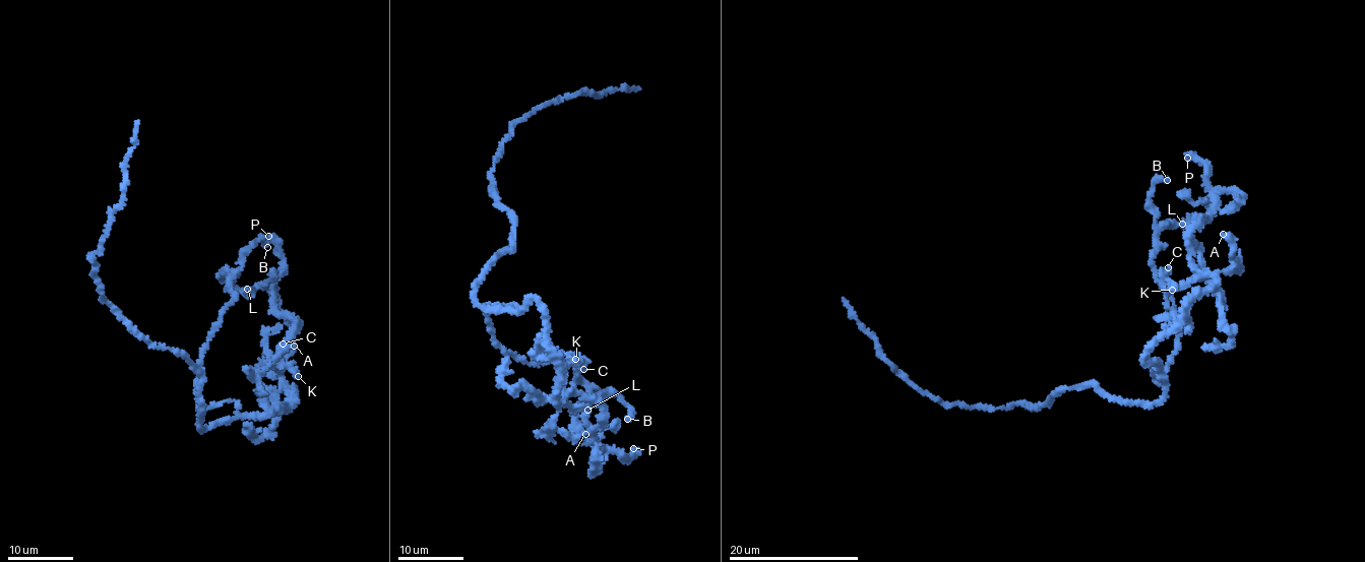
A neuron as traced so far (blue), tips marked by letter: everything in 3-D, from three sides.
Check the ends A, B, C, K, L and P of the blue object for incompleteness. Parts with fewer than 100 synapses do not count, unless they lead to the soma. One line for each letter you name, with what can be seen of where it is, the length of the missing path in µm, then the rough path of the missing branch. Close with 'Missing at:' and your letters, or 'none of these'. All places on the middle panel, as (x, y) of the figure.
P: (633, 448) | 25 µm | (633, 448), (639, 451), (637, 456), (630, 452), (630, 439), (602, 439), (594, 451), (578, 454), (561, 464)
Missing at: P

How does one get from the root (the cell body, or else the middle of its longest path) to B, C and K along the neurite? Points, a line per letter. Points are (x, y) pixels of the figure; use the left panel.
B: (198, 423), (235, 415), (233, 400), (199, 410), (201, 350), (235, 298), (231, 275), (250, 245), (267, 247)
C: (198, 423), (203, 430), (239, 416), (291, 407), (290, 401), (269, 406), (259, 389), (263, 371), (283, 344)
K: (198, 423), (203, 430), (239, 416), (283, 411), (294, 401), (294, 391), (287, 389), (273, 363), (298, 376)

